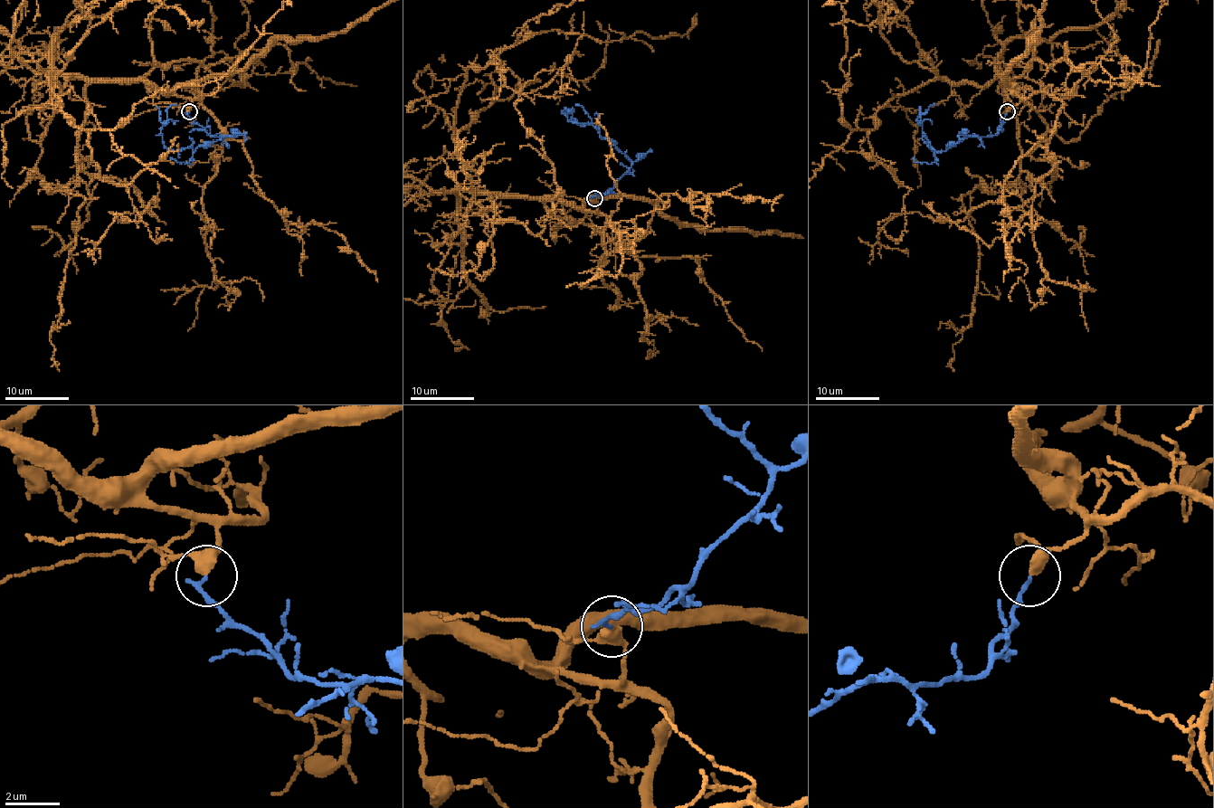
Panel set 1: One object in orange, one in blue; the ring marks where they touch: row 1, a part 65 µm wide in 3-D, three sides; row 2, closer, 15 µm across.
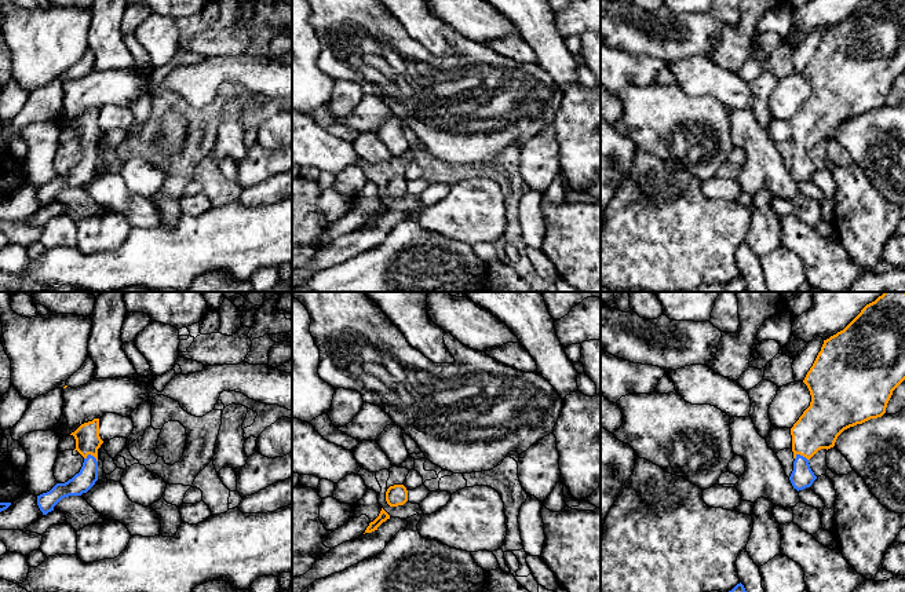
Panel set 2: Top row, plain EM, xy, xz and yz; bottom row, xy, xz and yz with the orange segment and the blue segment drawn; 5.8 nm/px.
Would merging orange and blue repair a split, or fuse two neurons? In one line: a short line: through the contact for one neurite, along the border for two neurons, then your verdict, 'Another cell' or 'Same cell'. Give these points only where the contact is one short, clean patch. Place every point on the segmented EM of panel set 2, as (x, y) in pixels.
Another cell

